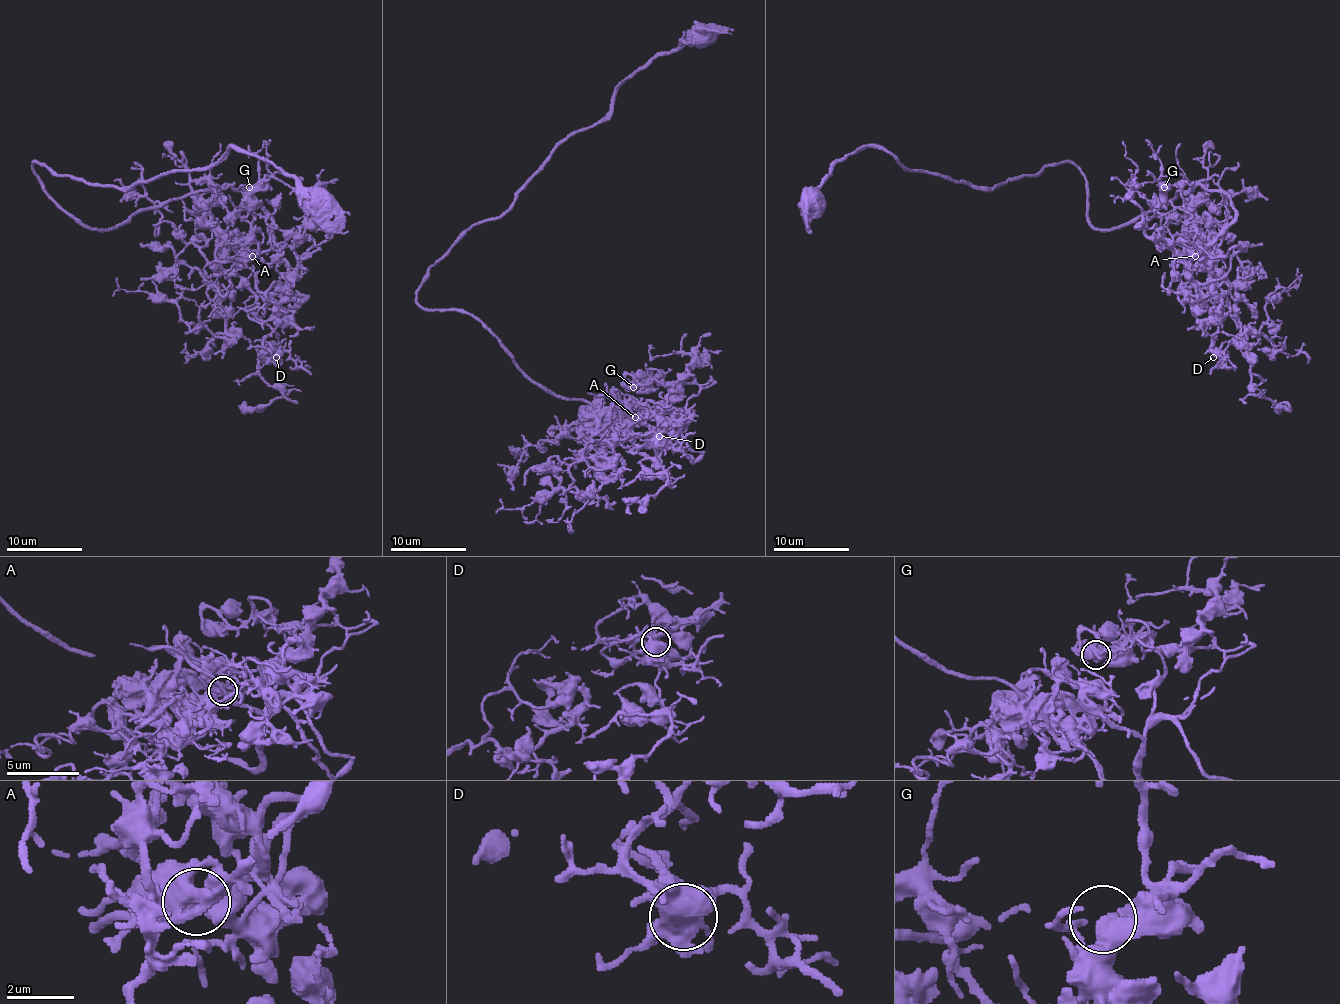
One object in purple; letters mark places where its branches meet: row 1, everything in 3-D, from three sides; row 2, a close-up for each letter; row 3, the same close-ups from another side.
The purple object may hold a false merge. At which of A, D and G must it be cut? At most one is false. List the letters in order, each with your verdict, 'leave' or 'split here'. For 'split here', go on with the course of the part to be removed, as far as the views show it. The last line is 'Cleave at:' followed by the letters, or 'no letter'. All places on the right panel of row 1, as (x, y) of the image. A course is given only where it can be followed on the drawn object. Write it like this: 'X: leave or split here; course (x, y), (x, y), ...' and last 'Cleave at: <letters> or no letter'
A: leave
D: leave
G: leave
Cleave at: no letter

